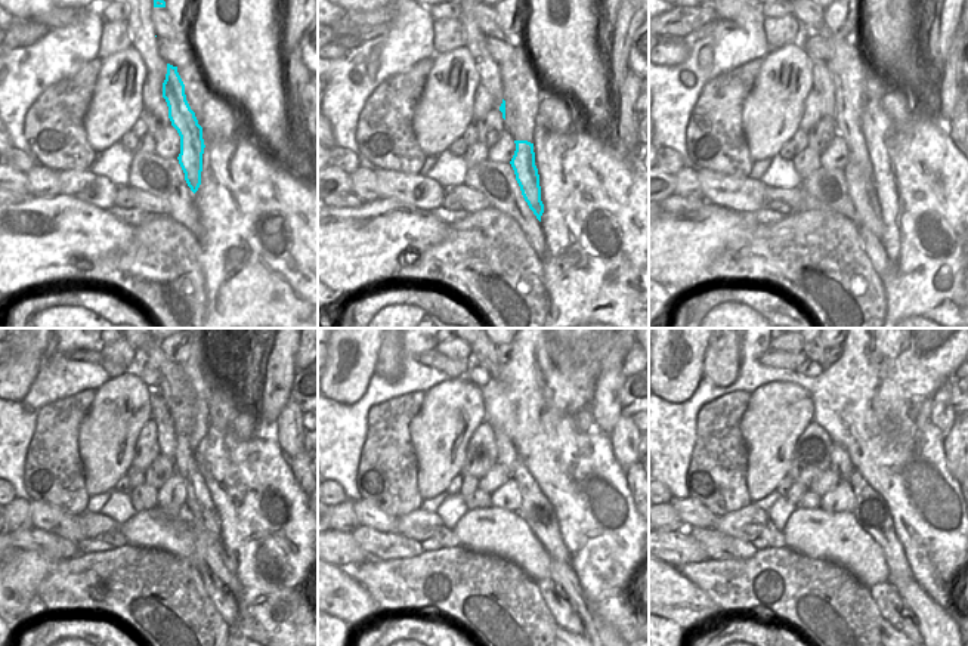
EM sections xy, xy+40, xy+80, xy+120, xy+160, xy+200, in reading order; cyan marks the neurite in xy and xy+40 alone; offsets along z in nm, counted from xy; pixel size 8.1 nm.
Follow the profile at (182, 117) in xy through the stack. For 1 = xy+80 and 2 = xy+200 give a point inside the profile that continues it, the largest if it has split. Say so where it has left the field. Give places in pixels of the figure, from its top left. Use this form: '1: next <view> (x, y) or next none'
1: next xy+80 (862, 191)
2: next xy+200 (939, 628)

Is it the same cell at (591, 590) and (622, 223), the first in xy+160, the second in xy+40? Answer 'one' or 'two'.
two

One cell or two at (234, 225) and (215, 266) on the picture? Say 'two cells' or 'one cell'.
two cells

